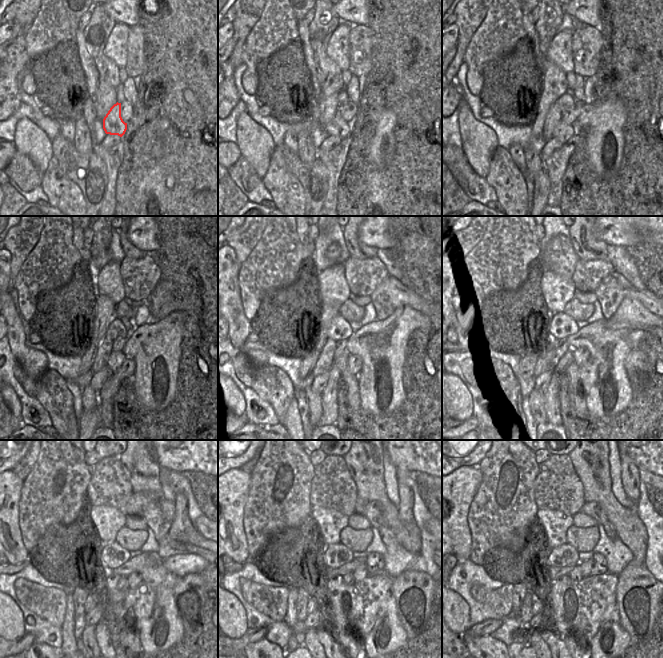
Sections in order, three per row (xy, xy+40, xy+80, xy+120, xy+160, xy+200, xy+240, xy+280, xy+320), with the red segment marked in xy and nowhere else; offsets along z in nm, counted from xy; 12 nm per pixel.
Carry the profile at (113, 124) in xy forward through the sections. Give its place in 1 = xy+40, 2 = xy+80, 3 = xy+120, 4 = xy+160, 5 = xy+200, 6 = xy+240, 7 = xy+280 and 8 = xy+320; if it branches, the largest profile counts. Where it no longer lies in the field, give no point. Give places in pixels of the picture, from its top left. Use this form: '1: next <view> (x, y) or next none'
1: next xy+40 (337, 126)
2: next xy+80 (563, 131)
3: next xy+120 (116, 358)
4: next xy+160 (353, 398)
5: next xy+200 (566, 365)
6: next xy+240 (129, 637)
7: next xy+280 (350, 643)
8: next xy+320 (571, 643)

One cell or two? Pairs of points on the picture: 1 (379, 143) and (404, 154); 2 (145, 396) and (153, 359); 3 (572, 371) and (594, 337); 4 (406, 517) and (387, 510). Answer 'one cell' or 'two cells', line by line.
1: two cells
2: one cell
3: two cells
4: two cells

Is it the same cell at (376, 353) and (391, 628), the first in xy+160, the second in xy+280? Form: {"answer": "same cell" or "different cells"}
{"answer": "same cell"}

